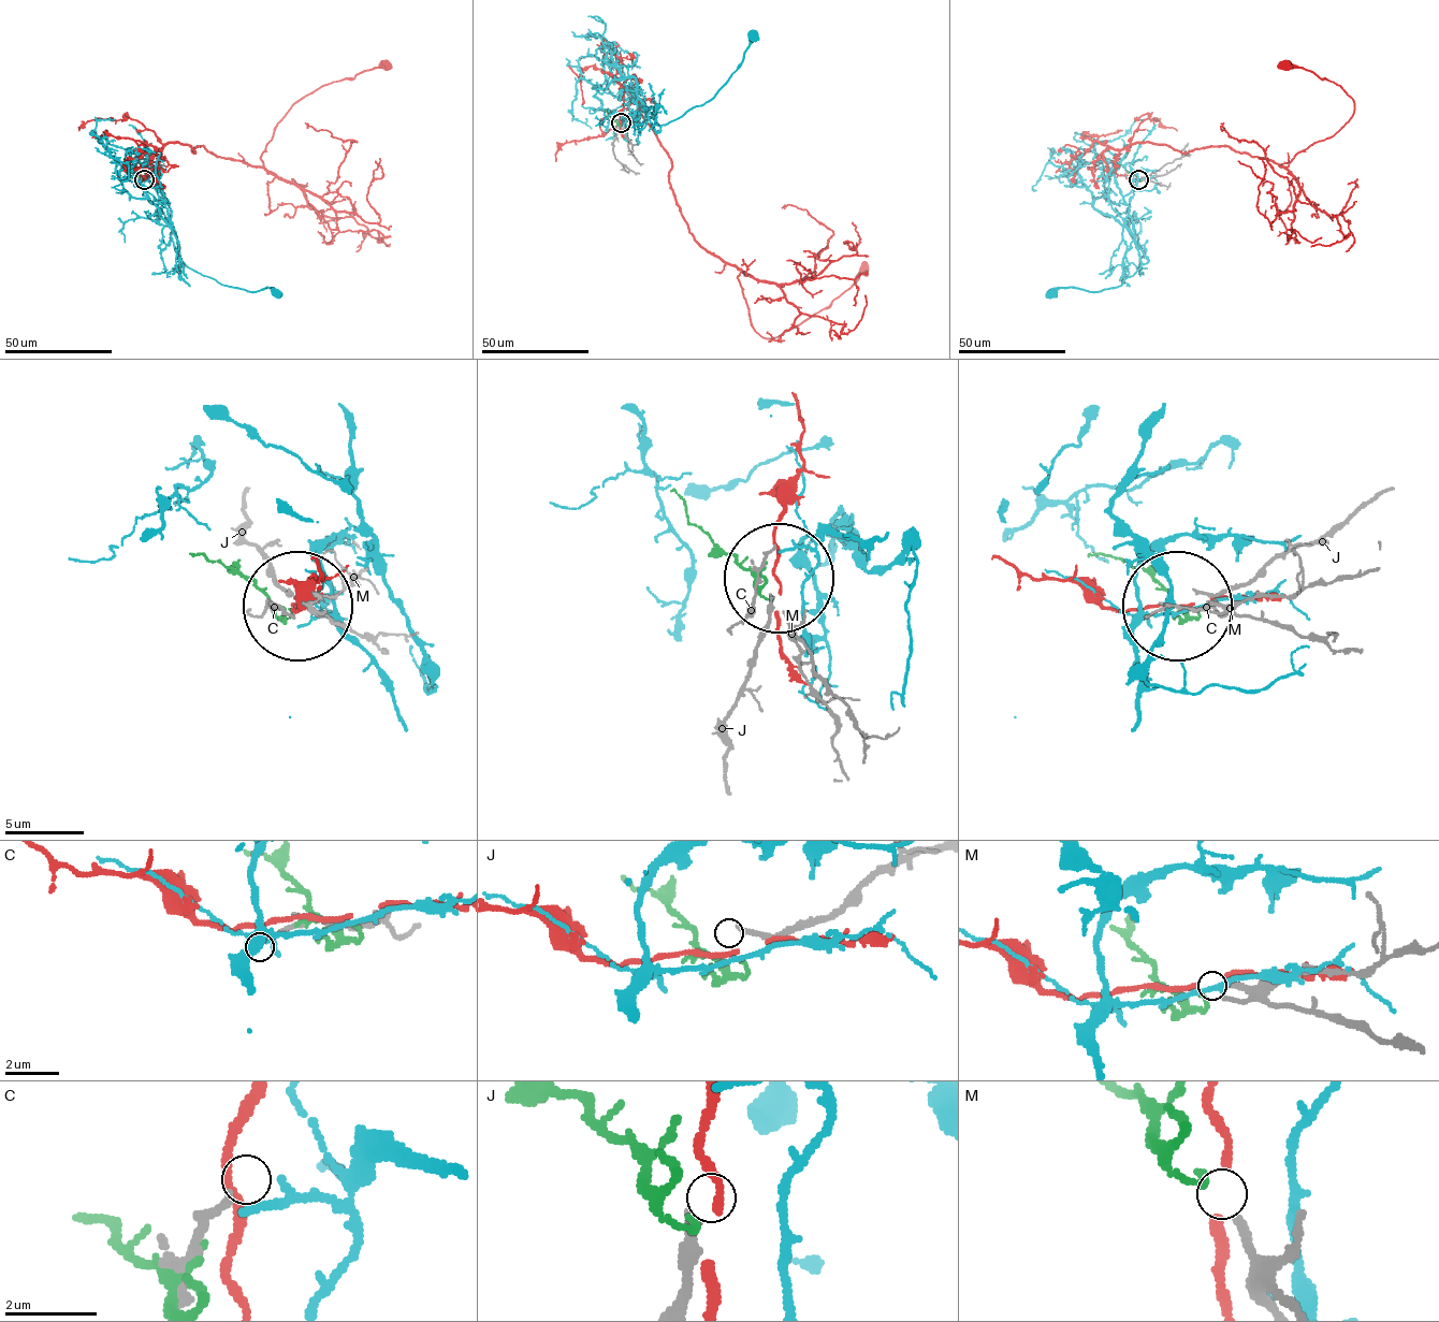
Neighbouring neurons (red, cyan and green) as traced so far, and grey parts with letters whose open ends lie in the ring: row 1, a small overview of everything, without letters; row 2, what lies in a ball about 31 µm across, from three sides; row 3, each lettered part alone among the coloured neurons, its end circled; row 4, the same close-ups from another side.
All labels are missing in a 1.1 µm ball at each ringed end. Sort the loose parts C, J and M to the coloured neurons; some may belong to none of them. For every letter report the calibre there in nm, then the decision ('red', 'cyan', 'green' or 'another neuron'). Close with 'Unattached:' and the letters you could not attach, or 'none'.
C: calibre 200 nm; another neuron
J: calibre 240 nm; another neuron
M: calibre 200 nm; another neuron
Unattached: C, J, M

